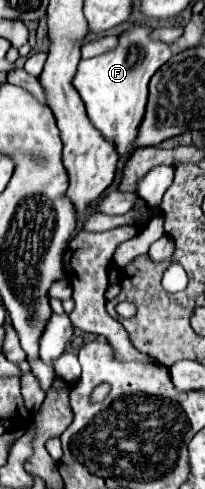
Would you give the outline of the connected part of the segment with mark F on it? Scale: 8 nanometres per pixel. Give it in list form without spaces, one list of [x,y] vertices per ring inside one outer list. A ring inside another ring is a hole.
[[[132,26],[130,30],[122,32],[118,36],[116,48],[98,54],[90,60],[80,60],[78,74],[74,80],[86,104],[88,118],[108,140],[116,144],[120,156],[128,156],[132,150],[132,142],[138,134],[138,126],[144,116],[150,78],[172,56],[168,44],[152,40],[150,32],[152,28],[146,26]]]

